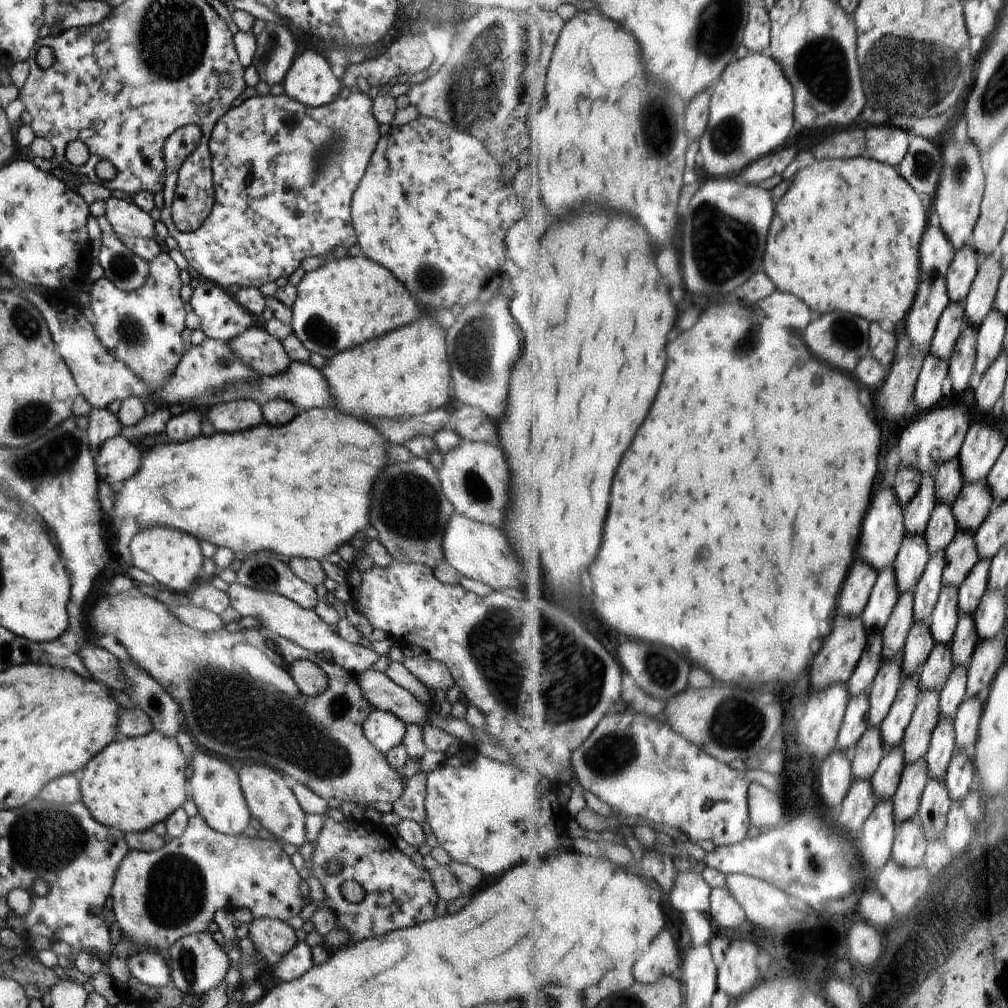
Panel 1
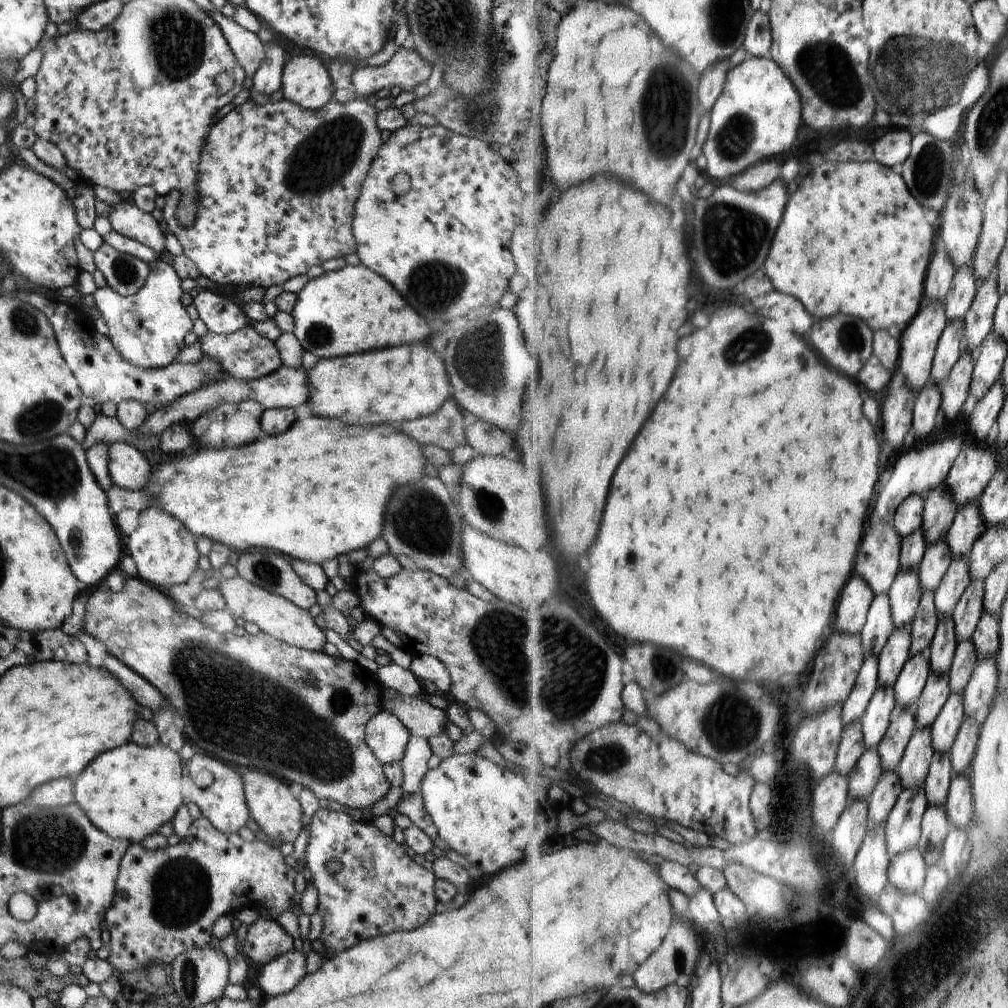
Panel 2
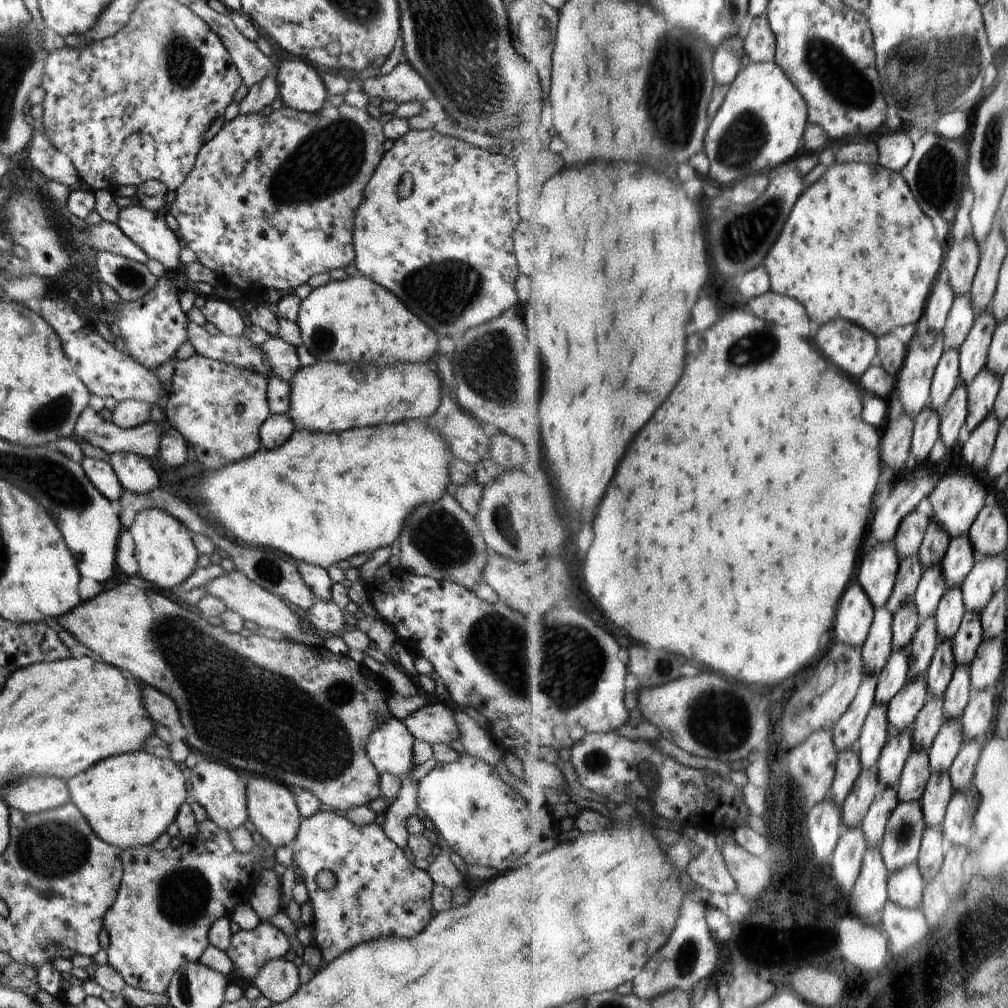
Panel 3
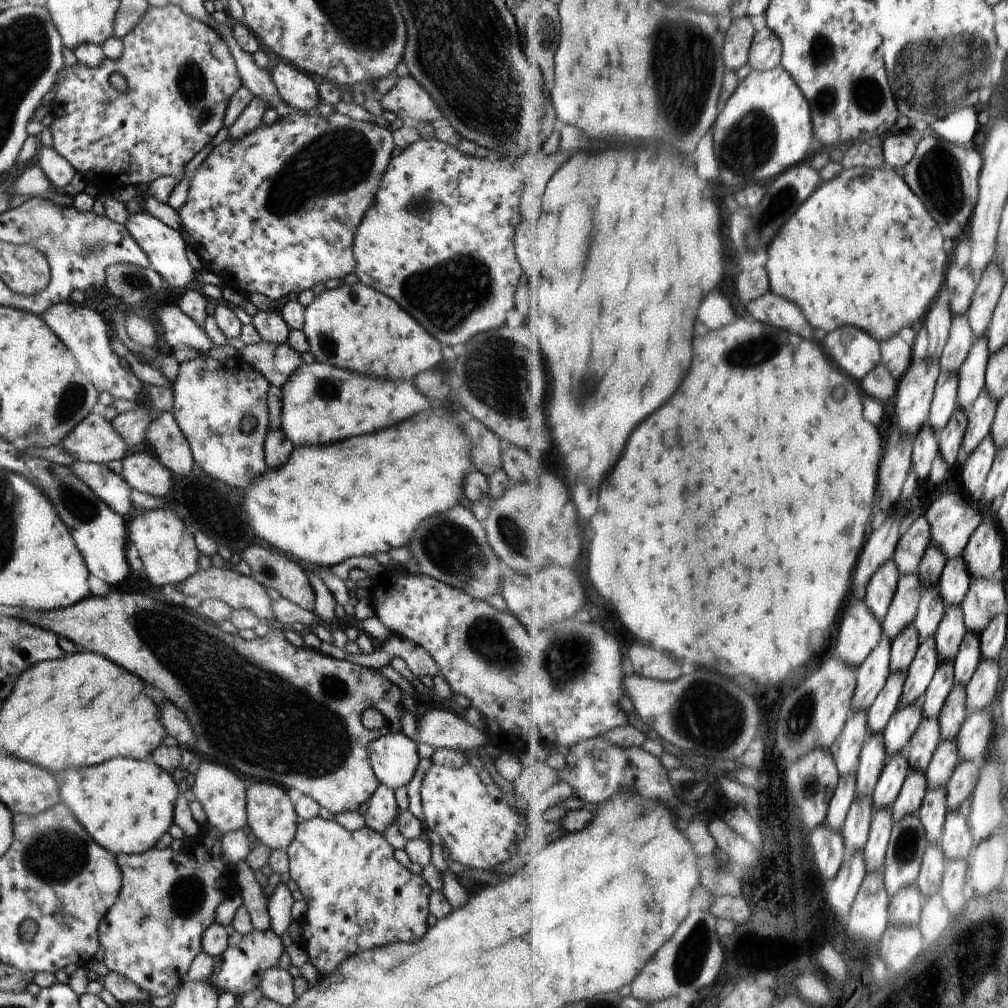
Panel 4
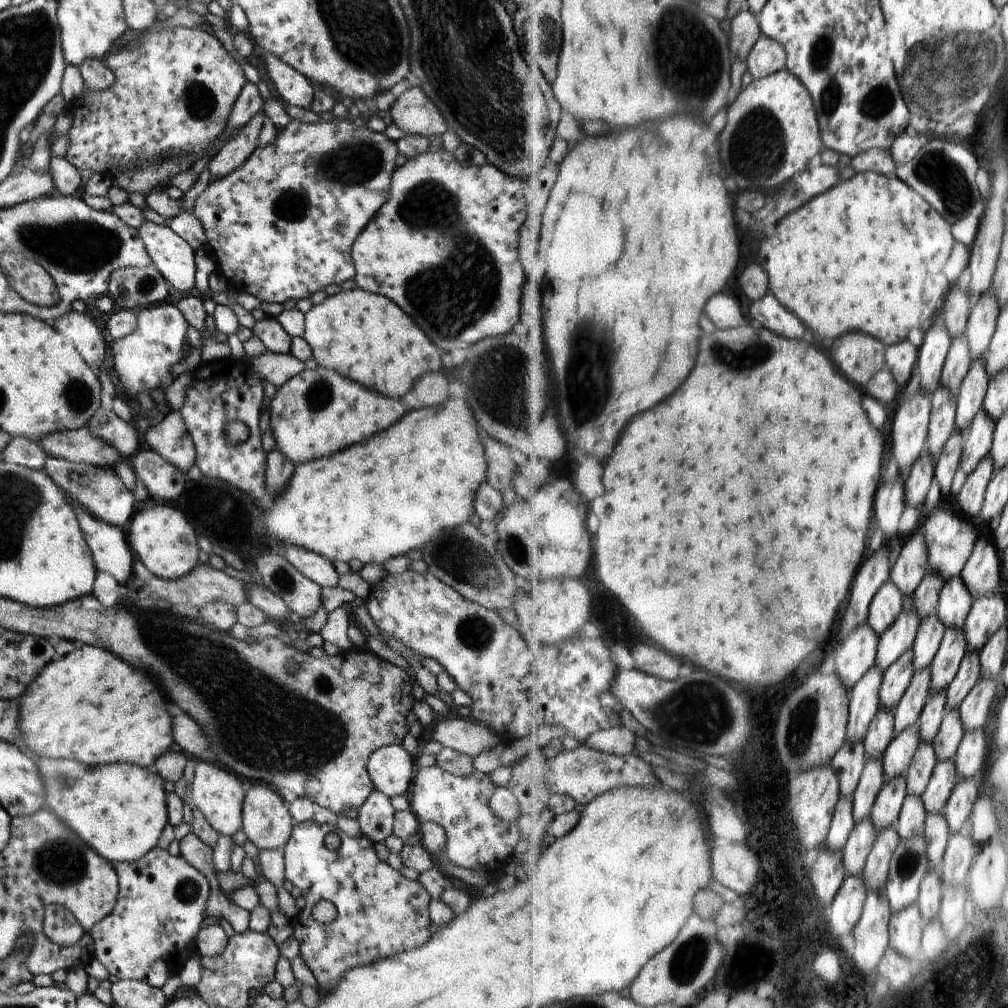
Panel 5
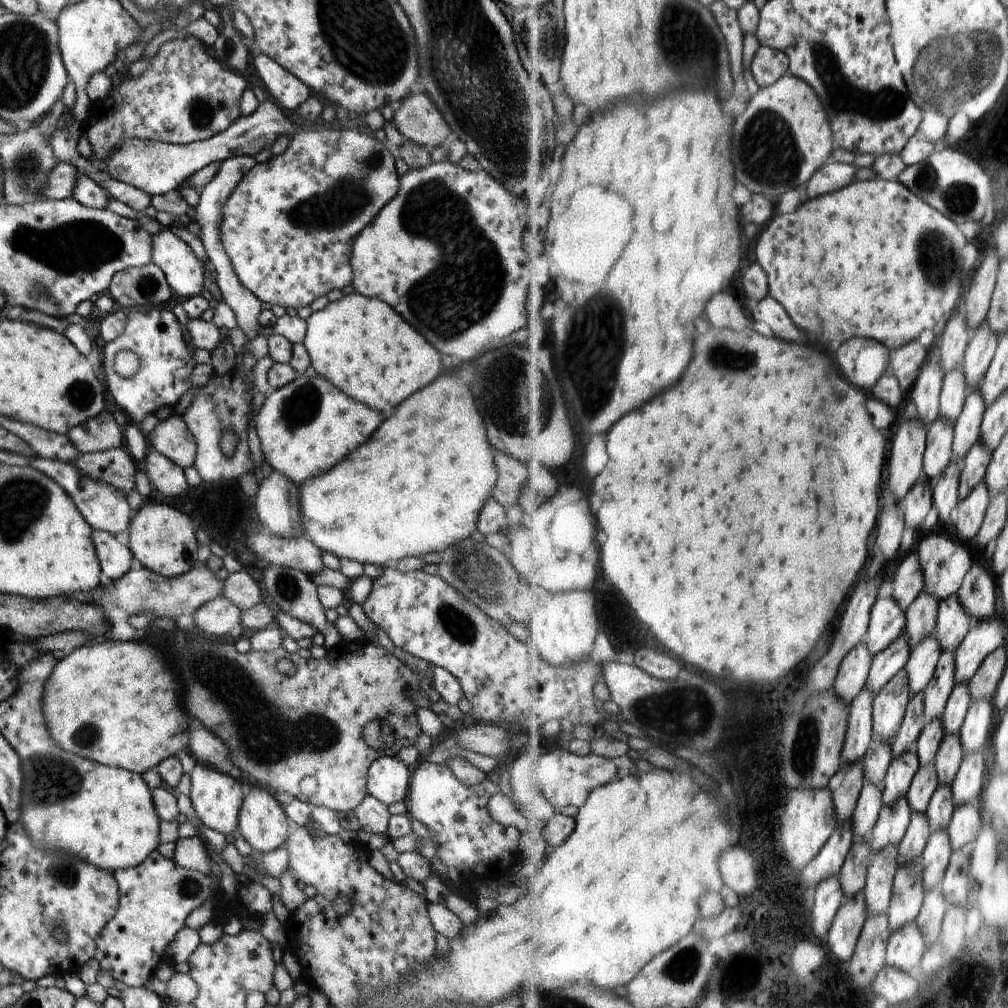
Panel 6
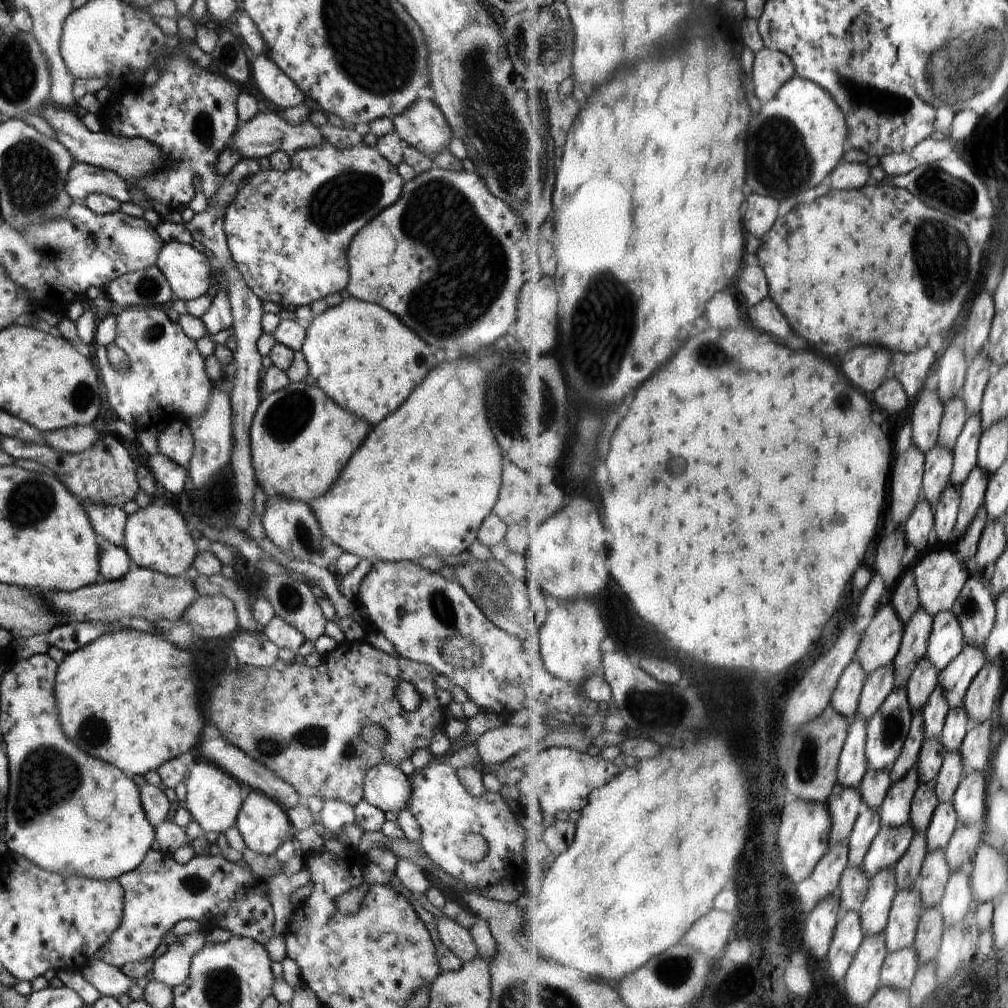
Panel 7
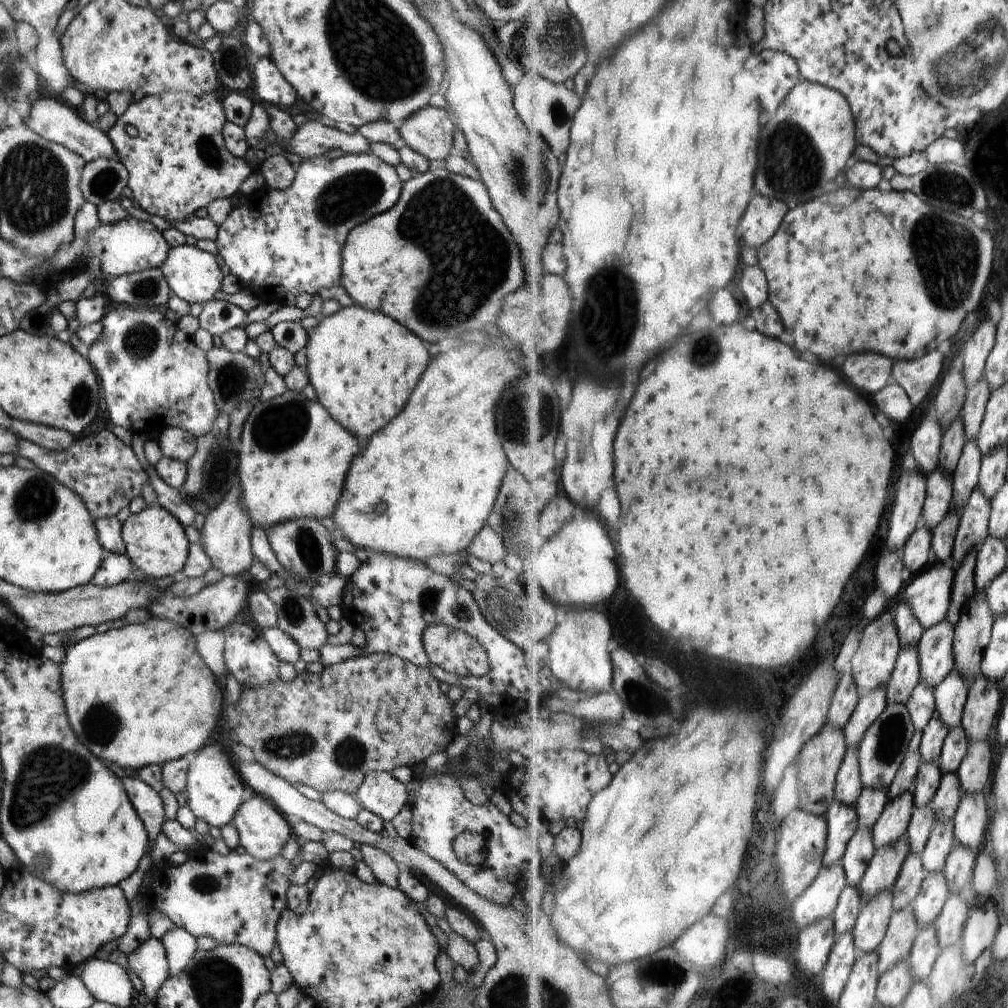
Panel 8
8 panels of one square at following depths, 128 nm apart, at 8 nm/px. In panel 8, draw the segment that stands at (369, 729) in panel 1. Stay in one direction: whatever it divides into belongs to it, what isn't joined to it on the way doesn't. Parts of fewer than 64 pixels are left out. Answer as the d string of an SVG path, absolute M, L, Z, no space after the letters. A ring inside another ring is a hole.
M381 771L366 774L354 798L362 809L377 814L384 822L392 820L408 804L405 784Z

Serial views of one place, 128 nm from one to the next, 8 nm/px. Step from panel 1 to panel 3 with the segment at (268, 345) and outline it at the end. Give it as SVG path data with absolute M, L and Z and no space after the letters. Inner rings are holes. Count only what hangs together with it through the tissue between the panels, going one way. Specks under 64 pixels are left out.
M189 320L188 342L196 349L196 354L205 358L232 364L234 368L252 370L254 374L272 375L264 352L260 346L248 340L244 332L240 336L225 336L217 331L208 333L202 326Z

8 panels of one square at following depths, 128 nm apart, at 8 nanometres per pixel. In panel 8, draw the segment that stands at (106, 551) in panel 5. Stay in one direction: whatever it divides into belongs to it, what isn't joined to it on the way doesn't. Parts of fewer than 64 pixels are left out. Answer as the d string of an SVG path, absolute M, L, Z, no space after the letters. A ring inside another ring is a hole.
M104 552L100 568L92 577L91 583L100 588L113 587L126 581L134 571L135 567L125 554Z

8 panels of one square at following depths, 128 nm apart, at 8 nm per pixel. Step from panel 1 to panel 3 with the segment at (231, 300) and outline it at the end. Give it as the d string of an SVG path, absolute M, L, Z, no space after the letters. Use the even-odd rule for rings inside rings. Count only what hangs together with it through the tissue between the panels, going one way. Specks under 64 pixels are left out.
M217 296L206 298L202 313L206 321L225 336L240 336L242 332L245 332L243 316L231 302L223 301Z

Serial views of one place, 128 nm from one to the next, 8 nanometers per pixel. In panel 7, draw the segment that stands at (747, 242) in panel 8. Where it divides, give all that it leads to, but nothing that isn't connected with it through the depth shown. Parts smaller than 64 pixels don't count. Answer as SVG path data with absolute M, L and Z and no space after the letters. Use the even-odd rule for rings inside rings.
M752 194L746 210L746 228L759 240L775 228L780 218L780 202L776 198L766 198Z

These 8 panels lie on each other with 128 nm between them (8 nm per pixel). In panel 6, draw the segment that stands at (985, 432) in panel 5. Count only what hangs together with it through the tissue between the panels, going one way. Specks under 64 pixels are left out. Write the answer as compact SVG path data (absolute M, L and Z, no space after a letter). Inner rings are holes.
M978 441L964 460L961 474L961 500L965 501L987 478L993 459L993 452L983 442Z

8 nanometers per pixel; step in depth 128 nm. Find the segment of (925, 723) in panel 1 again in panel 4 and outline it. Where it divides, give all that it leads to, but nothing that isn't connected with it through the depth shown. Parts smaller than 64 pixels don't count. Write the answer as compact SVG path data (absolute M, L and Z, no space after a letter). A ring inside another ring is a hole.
M914 768L910 770L905 787L892 808L896 823L919 812L928 794L929 784L927 772L923 773Z

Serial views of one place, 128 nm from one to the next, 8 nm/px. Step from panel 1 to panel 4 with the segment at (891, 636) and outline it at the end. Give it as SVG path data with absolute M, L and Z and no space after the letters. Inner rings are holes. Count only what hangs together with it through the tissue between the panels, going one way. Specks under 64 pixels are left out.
M891 675L886 688L868 712L870 734L882 735L902 704L906 675Z

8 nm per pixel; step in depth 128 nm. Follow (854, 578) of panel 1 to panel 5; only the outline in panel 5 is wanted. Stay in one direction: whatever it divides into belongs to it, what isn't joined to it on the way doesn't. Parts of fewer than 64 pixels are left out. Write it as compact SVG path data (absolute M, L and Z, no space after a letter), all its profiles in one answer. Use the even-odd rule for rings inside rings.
M868 623L851 637L845 636L837 650L836 672L851 689L877 665L881 636Z

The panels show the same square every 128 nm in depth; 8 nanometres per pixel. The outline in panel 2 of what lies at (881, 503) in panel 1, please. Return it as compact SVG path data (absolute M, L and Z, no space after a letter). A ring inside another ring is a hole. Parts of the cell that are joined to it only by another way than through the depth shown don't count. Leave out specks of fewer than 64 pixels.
M872 520L872 528L862 540L861 552L858 552L858 573L870 582L877 594L889 594L894 587L894 582L902 571L903 539L900 532L896 530L894 520Z

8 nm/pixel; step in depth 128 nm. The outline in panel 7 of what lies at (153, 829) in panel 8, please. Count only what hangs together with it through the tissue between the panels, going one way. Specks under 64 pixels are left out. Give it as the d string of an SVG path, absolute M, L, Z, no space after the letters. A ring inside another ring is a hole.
M154 779L137 785L139 792L139 800L141 801L142 810L146 813L146 818L156 828L159 824L166 821L166 816L170 812L172 802L168 801L168 797L161 790Z

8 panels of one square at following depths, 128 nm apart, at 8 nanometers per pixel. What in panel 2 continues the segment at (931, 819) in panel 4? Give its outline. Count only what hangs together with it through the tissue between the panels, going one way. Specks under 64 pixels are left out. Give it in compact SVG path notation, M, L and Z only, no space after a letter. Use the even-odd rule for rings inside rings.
M936 750L936 756L932 760L925 787L930 800L929 804L932 804L932 807L941 807L946 810L955 776L952 750L950 752L938 752Z

